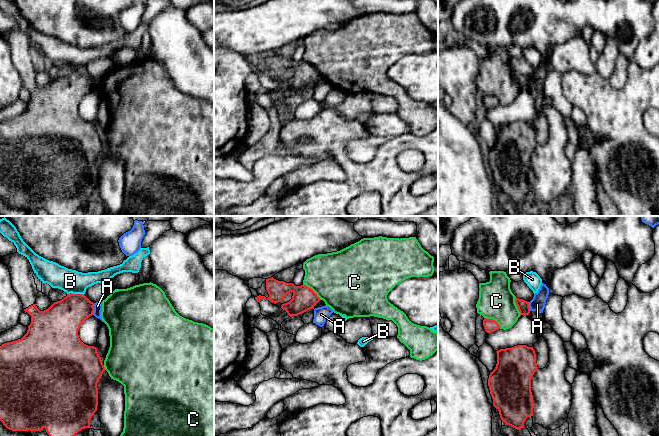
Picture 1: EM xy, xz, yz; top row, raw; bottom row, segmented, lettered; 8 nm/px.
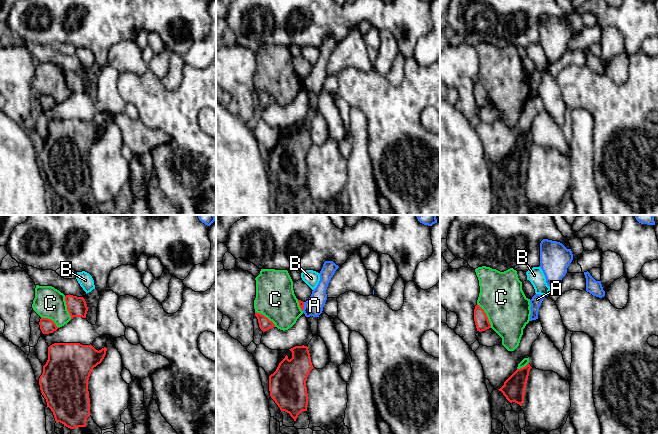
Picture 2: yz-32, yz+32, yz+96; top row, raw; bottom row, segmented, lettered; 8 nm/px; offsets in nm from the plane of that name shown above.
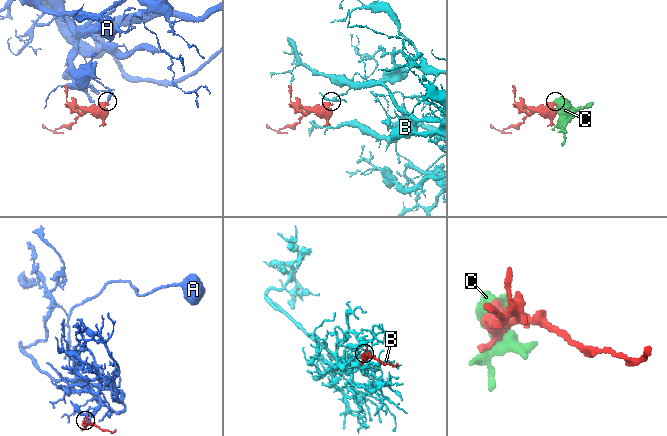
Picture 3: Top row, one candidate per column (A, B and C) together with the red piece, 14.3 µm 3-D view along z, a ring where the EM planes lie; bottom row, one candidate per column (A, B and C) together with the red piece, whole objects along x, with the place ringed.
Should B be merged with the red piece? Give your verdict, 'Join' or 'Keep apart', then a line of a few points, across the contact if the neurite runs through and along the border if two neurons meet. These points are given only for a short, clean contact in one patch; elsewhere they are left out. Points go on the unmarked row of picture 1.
Keep apart. Line: xy (67, 69), (81, 69), (83, 71)

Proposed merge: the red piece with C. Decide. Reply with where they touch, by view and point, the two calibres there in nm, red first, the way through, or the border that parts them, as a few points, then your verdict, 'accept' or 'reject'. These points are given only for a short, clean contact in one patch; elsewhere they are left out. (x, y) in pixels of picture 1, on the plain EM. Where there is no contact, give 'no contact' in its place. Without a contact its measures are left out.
meets red in xz at (312, 66); 190 nm thick on the red side, 460 nm on the other; reject

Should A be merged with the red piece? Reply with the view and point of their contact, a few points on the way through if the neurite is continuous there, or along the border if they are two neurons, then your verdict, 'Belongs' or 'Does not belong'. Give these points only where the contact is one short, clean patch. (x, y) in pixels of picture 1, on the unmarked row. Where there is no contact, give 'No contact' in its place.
Touches red at xy (93, 85). Boundary: xy (94, 79), (92, 90). Does not belong

